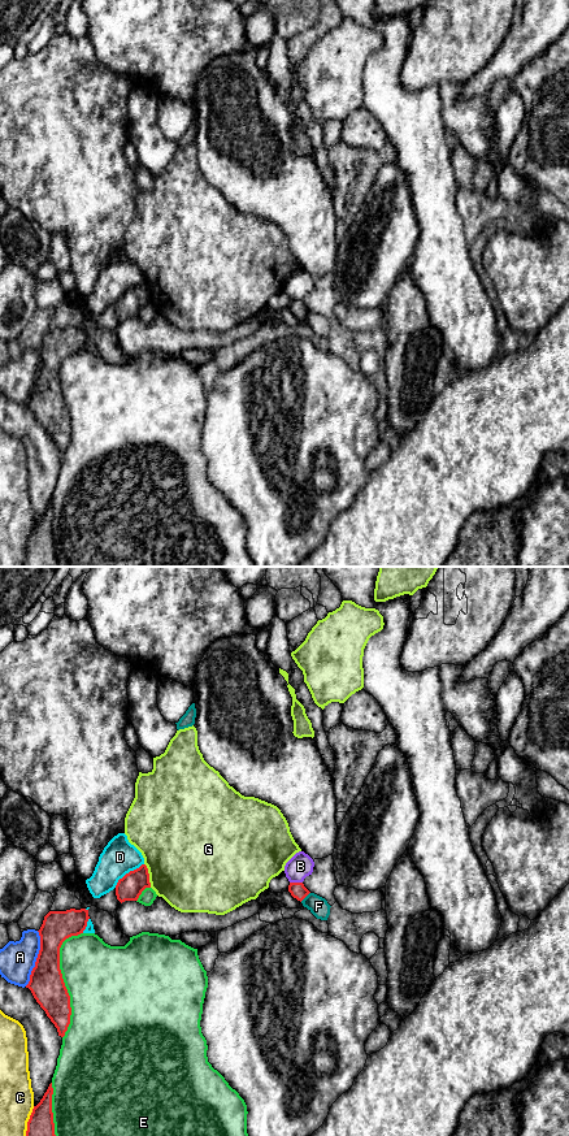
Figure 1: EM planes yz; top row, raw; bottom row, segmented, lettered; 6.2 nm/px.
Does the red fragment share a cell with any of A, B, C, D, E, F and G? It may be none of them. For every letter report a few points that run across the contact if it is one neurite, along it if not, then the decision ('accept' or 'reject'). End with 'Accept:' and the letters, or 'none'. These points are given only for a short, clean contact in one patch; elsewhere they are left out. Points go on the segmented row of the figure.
A: reject
B: yz (290, 881), (302, 883) | reject
C: reject
D: reject
E: reject
F: yz (309, 892), (300, 901) | reject
G: reject
Accept: none

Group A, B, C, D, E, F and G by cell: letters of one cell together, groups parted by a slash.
A / B / C / D / E / F / G

